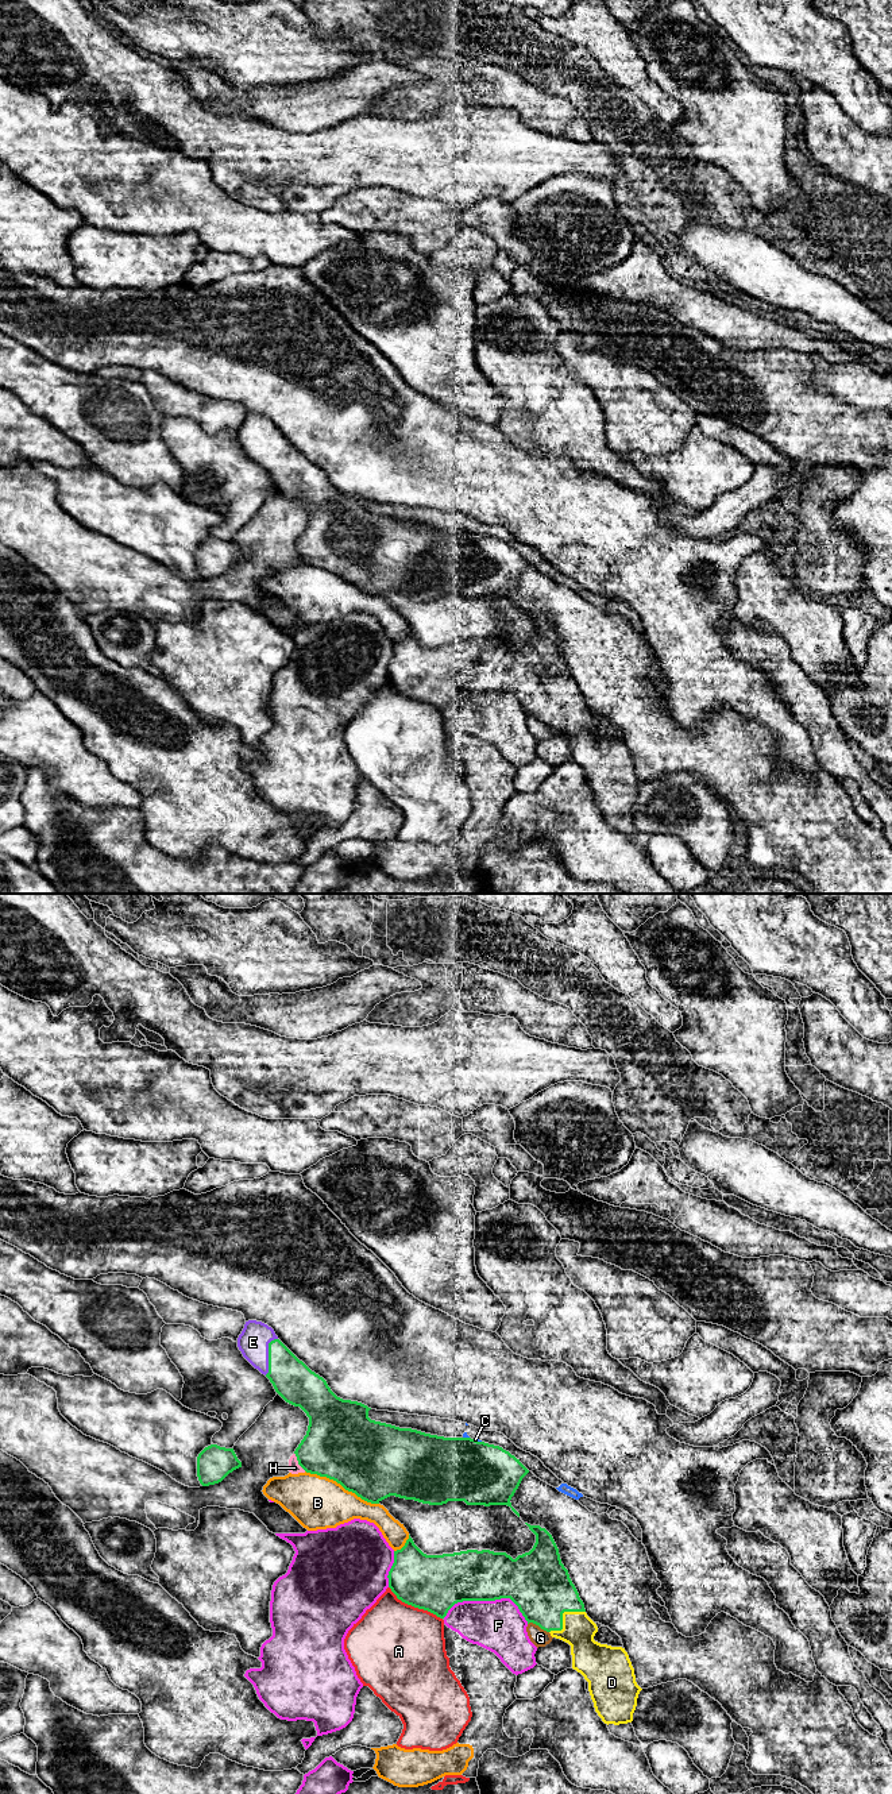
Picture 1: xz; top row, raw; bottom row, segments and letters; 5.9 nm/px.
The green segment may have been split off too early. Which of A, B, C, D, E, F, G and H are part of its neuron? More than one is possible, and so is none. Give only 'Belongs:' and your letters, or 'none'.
Belongs: D, E

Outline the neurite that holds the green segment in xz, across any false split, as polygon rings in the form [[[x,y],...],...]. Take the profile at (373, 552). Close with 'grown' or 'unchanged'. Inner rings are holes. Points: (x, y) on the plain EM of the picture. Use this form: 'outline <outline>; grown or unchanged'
outline [[[246,414],[238,431],[238,440],[243,450],[270,472],[275,485],[286,495],[300,499],[309,510],[306,528],[294,544],[298,558],[306,566],[333,572],[345,583],[371,597],[379,597],[390,589],[429,598],[464,594],[467,598],[507,598],[520,610],[510,593],[529,563],[509,544],[471,531],[444,531],[371,513],[368,510],[371,501],[337,490],[327,474],[300,454],[278,432],[274,423],[262,414]]]; grown

